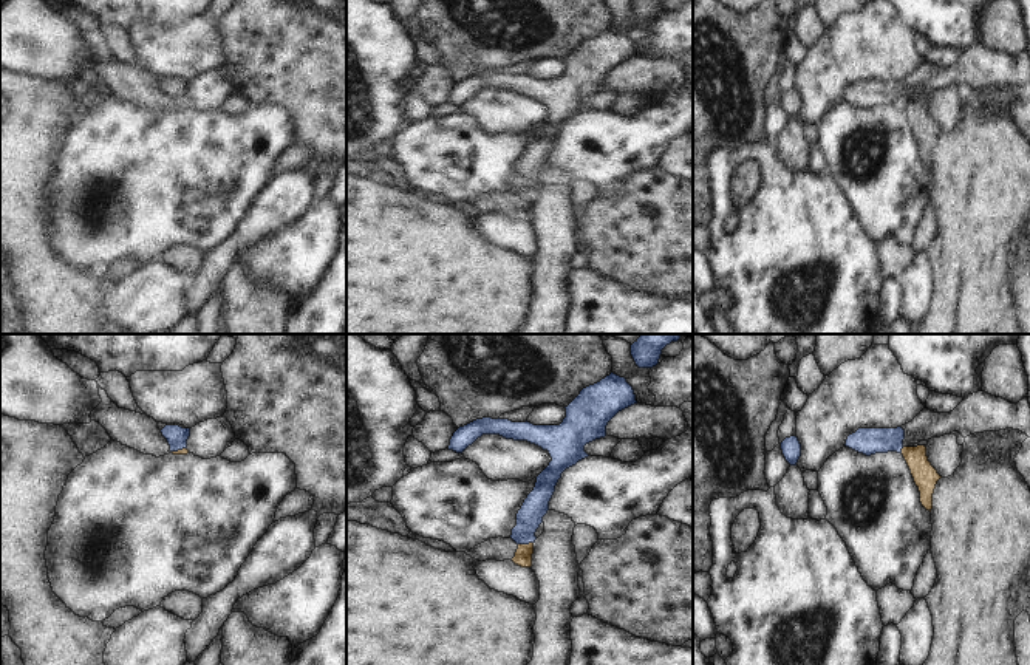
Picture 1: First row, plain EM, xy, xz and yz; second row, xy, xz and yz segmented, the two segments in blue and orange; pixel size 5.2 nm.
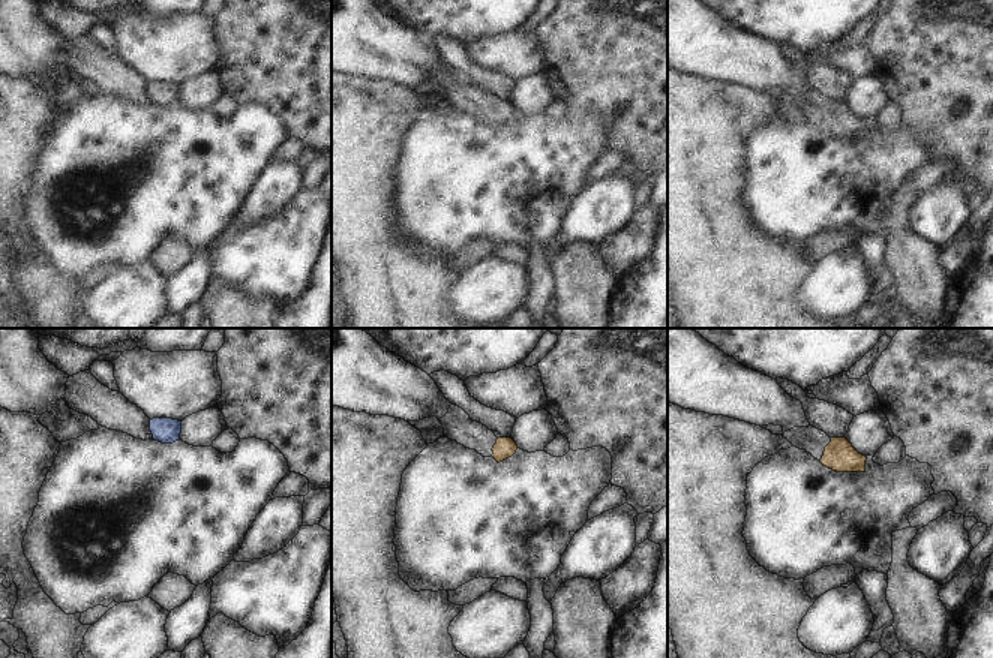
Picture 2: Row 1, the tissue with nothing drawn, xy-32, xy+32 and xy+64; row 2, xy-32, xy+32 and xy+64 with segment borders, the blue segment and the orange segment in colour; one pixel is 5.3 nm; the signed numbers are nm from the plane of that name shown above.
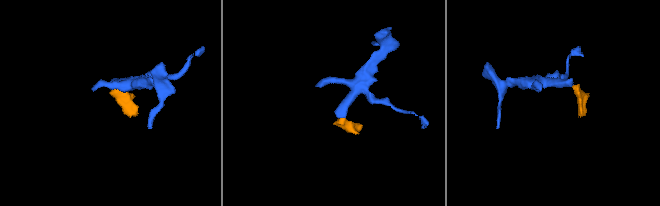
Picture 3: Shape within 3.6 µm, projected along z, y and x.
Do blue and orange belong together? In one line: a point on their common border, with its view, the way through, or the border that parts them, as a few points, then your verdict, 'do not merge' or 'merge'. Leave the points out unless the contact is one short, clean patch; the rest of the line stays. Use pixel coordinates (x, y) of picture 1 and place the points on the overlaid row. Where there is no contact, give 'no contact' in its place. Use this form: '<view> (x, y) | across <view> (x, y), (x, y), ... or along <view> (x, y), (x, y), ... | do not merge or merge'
xz (525, 543) | along xz (532, 542), (518, 545) | do not merge

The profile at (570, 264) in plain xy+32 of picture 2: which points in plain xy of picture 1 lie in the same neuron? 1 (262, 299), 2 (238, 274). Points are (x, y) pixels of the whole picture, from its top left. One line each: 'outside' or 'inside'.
1: inside
2: inside

